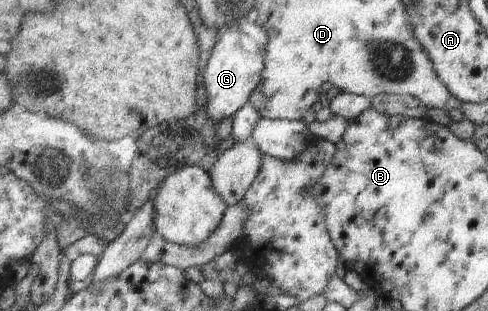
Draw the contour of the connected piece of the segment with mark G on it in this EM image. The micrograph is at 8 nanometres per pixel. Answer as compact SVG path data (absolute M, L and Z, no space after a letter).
M244 16L237 24L231 26L222 35L212 49L210 58L203 72L203 81L208 93L208 115L217 124L223 120L233 118L238 111L247 105L251 94L262 82L262 73L266 69L266 43L269 34L255 19Z

